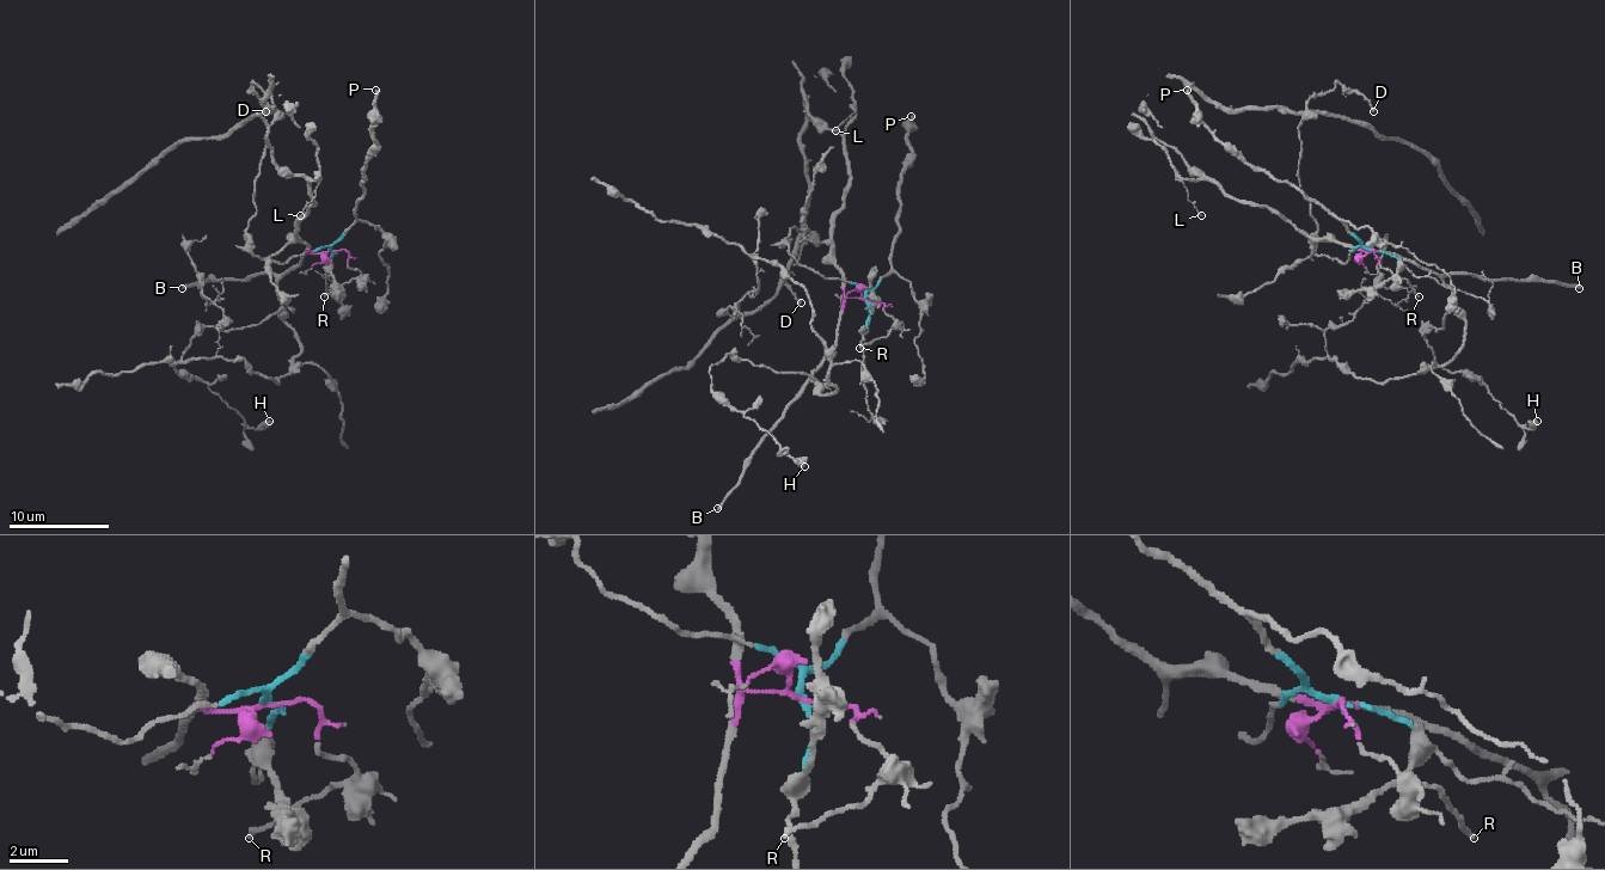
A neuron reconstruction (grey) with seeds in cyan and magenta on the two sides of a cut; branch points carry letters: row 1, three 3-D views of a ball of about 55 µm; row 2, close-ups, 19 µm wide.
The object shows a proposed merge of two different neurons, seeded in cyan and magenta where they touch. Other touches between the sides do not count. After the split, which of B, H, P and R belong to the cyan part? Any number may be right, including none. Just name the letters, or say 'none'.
P

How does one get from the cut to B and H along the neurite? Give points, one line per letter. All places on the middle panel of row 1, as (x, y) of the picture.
B: (865, 301), (845, 301), (835, 343), (820, 368), (760, 443), (740, 484), (717, 509)
H: (865, 301), (845, 301), (815, 384), (733, 354), (710, 368), (712, 388), (804, 466)

